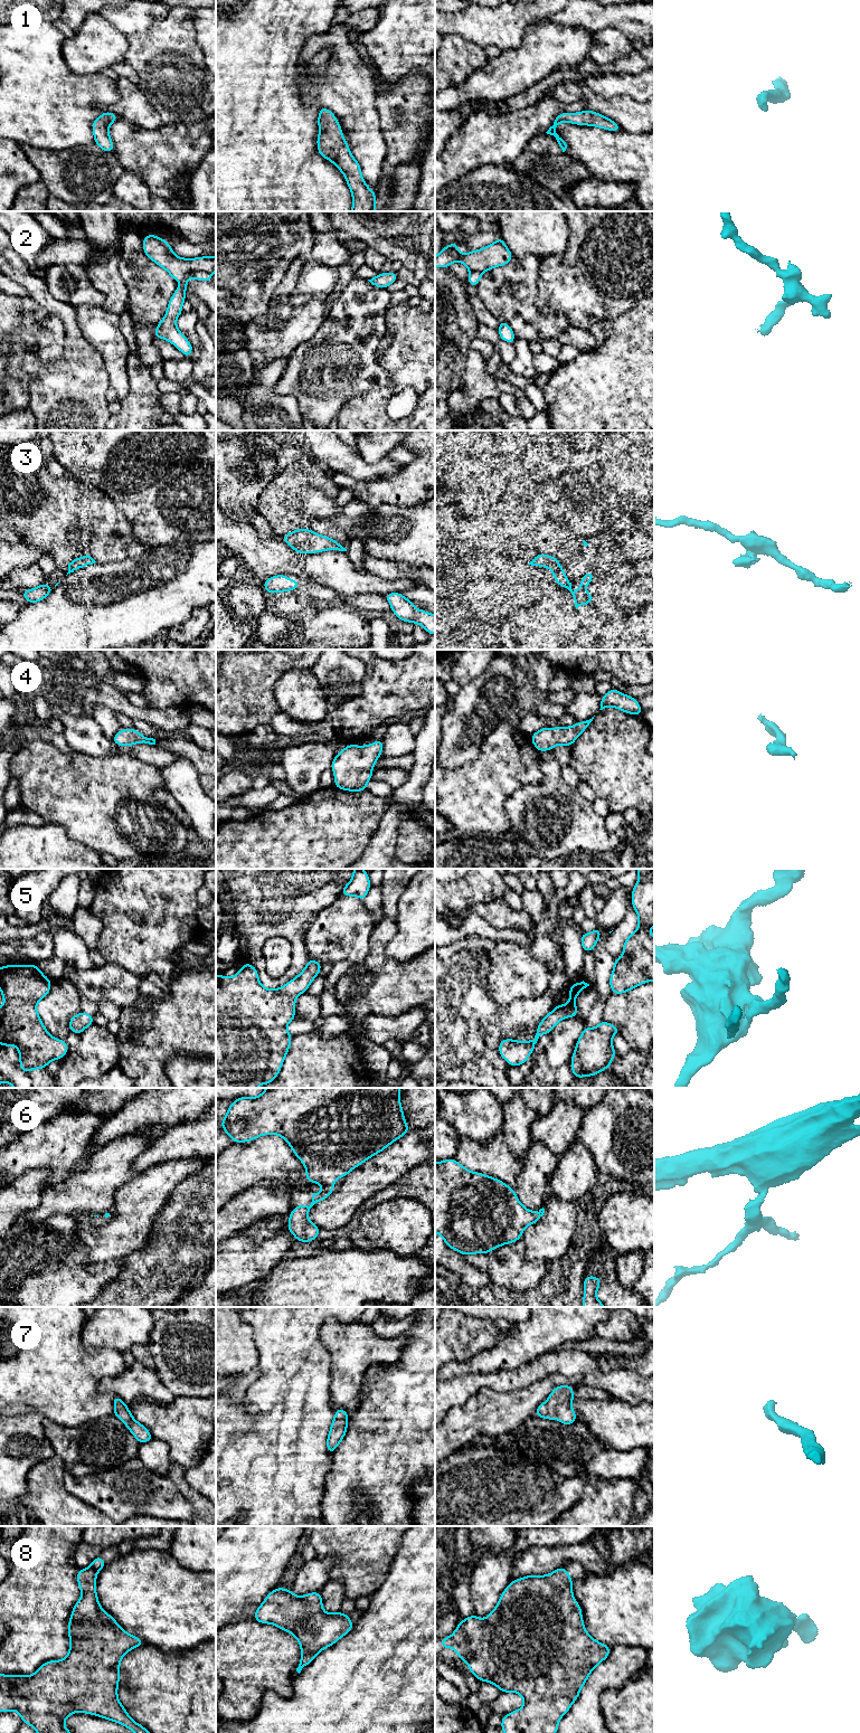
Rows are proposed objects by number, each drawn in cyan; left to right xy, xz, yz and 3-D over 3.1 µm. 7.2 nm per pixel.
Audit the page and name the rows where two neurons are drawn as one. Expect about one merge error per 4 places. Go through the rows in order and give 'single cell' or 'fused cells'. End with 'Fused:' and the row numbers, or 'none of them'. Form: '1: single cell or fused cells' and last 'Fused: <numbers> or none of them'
1: single cell
2: single cell
3: single cell
4: single cell
5: single cell
6: single cell
7: single cell
8: single cell
Fused: none of them

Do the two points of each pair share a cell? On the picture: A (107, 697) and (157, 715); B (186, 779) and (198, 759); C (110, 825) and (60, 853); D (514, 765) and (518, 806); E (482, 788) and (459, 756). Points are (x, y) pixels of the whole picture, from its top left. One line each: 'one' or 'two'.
A: one
B: two
C: two
D: two
E: two

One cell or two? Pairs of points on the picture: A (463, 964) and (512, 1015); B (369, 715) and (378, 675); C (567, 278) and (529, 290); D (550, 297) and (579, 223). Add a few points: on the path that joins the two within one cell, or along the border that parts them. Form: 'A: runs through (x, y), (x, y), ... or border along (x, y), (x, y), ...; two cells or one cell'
A: runs through (463, 981), (495, 1013); one cell
B: runs through (375, 704), (378, 701), (378, 685); one cell
C: border along (540, 261), (536, 305), (545, 312); two cells
D: runs through (569, 278), (577, 271), (577, 245), (579, 242); one cell

